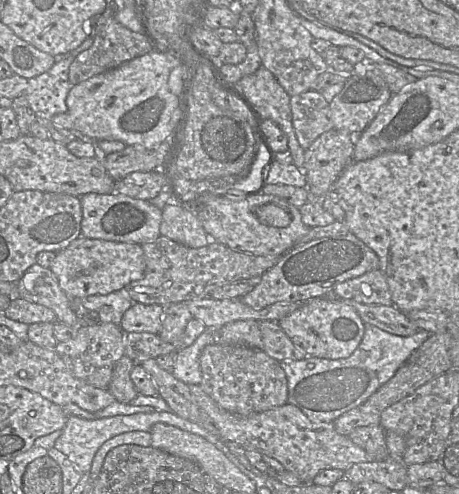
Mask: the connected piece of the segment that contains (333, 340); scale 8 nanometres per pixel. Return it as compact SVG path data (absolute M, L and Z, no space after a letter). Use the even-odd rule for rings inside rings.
M332 297L309 299L294 312L280 319L278 324L308 357L332 360L351 356L359 346L365 331L365 323L354 308Z

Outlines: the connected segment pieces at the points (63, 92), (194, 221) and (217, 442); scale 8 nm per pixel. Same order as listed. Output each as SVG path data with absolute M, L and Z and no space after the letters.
M88 36L71 52L54 56L56 63L49 71L28 80L25 94L37 118L51 119L68 110L66 98L74 86L69 81L69 67L76 56L93 42L94 37Z
M173 197L171 202L166 204L162 210L160 234L189 248L201 248L208 245L211 241L194 209L183 206Z
M139 412L129 415L116 415L111 417L105 417L95 420L84 419L77 416L68 416L65 427L62 429L62 434L57 438L54 443L54 447L62 452L66 457L75 465L75 467L81 471L81 473L89 473L92 467L92 462L97 450L108 439L125 432L131 431L149 431L156 423L165 423L190 433L204 437L211 443L213 443L218 449L223 451L225 455L240 468L240 462L235 455L229 450L226 442L221 441L219 435L212 435L206 429L201 428L198 425L191 424L182 417L174 416L163 412L145 413Z

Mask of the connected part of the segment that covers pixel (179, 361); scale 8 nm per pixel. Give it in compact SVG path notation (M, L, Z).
M208 328L189 346L175 352L175 364L172 369L174 377L184 383L200 384L200 355L205 346L217 343L219 328Z

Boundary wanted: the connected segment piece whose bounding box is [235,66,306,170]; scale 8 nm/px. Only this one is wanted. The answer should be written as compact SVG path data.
M264 66L259 67L253 74L242 77L235 85L253 104L261 119L273 120L285 133L293 164L302 170L306 150L299 144L293 128L291 96Z

